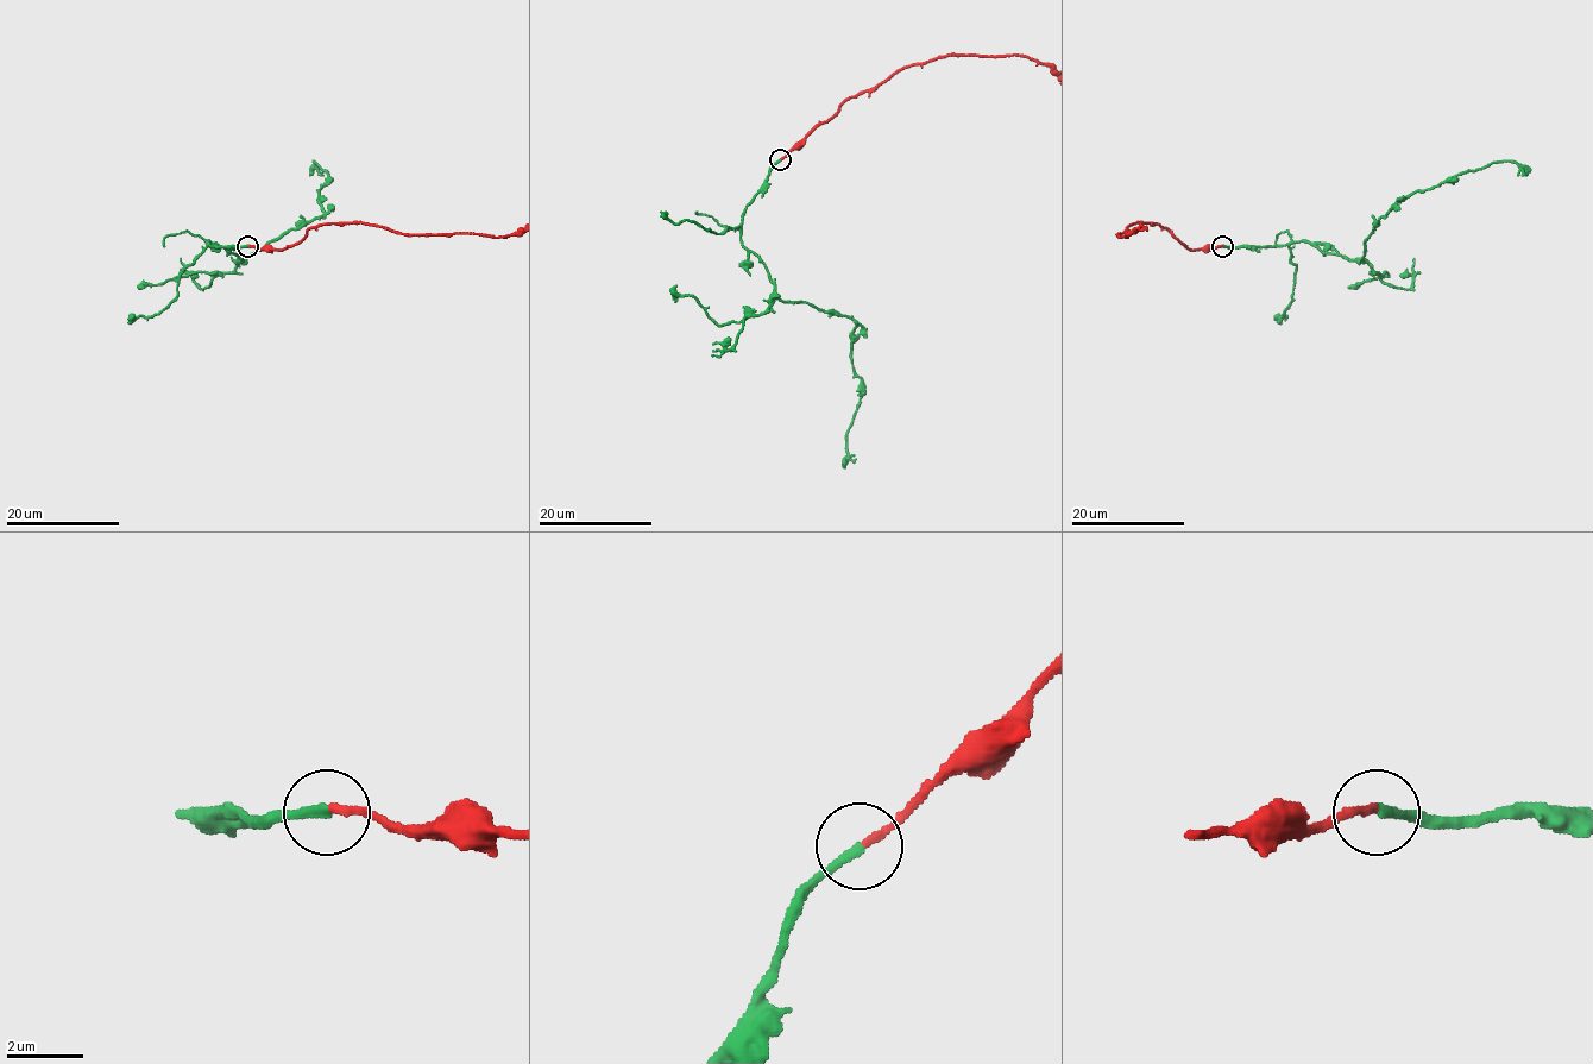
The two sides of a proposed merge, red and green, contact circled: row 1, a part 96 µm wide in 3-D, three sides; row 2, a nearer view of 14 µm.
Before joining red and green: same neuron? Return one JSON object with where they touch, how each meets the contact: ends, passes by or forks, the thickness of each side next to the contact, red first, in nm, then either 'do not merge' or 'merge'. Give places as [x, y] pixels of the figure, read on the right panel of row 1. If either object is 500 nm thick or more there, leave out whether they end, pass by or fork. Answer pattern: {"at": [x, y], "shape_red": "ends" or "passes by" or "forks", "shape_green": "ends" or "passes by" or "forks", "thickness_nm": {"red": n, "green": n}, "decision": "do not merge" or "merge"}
{"at": [1222, 246], "shape_red": "ends", "shape_green": "ends", "thickness_nm": {"red": 200, "green": 240}, "decision": "merge"}

